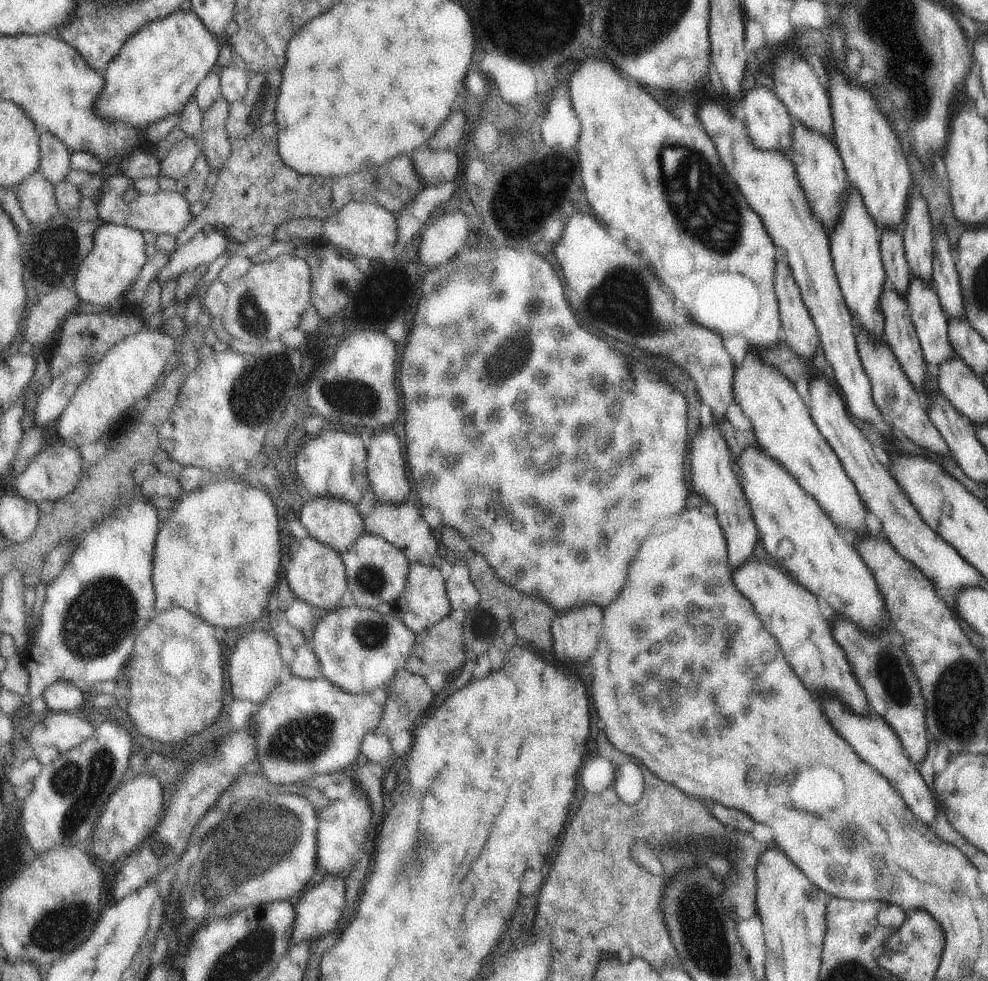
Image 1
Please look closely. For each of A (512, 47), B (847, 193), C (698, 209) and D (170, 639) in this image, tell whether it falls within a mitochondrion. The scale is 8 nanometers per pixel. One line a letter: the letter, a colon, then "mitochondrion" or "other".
A: other
B: other
C: mitochondrion
D: other

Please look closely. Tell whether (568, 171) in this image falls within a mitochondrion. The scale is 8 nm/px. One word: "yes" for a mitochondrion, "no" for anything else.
no

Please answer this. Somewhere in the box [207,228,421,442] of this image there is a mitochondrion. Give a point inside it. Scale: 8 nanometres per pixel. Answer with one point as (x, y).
(245, 398)

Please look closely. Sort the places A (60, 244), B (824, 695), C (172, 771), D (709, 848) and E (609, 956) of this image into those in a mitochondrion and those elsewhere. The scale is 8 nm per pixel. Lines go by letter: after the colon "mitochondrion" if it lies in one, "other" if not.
A: mitochondrion
B: other
C: other
D: mitochondrion
E: other

